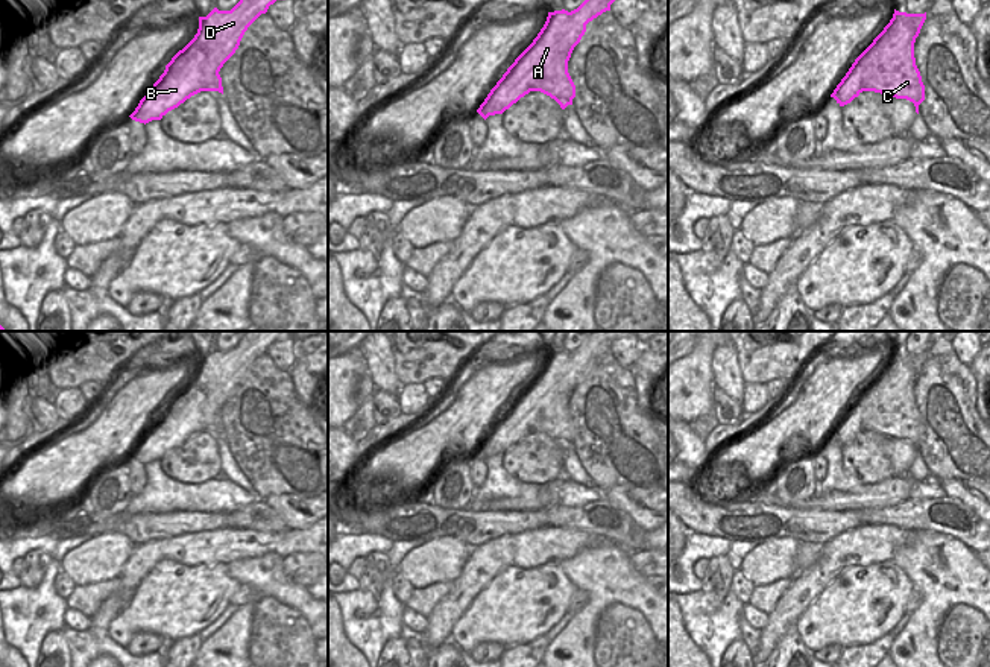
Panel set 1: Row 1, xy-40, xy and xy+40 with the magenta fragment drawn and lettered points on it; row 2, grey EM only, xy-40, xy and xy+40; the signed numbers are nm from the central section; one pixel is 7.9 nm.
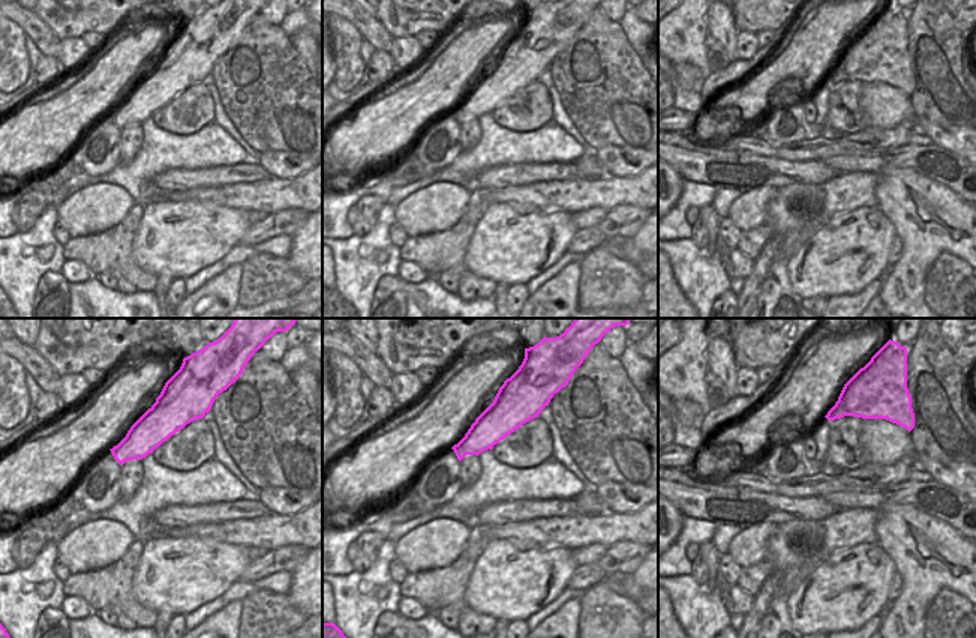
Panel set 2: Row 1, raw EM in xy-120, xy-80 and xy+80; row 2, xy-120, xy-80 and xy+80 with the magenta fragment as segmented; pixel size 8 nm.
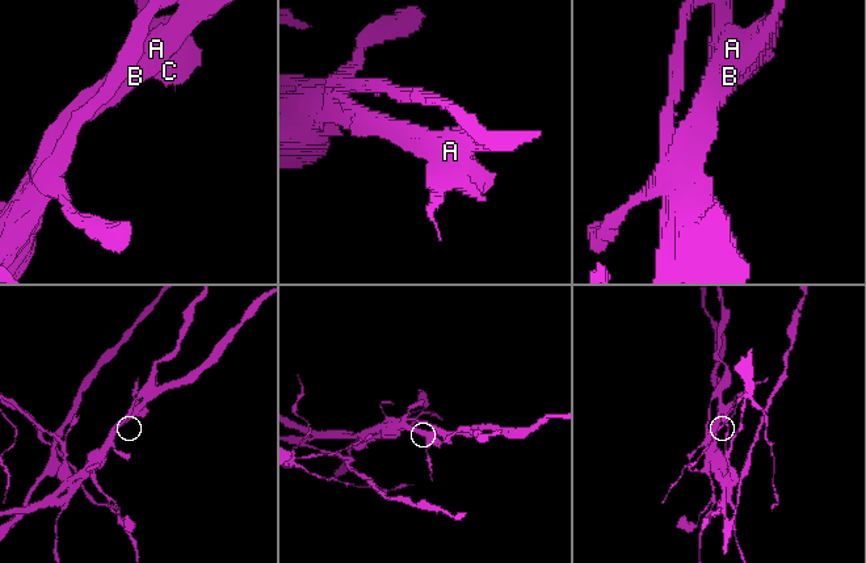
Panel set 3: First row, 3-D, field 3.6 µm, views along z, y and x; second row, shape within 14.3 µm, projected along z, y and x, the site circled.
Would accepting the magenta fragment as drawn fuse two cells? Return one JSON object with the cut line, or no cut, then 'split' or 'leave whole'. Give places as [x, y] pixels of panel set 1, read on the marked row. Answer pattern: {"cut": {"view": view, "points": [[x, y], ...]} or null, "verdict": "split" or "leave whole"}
{"cut": {"view": "xy", "points": [[570, 53], [561, 53], [539, 66], [535, 90]]}, "verdict": "split"}

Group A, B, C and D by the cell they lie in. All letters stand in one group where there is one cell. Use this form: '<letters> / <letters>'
A B D / C

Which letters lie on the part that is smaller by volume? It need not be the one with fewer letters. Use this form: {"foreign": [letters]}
{"foreign": ["C"]}

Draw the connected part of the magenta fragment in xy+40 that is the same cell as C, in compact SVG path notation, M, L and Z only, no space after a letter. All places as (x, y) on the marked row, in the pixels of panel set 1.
M891 18L853 62L861 68L864 91L906 99L917 114L925 100L925 85L916 65L914 43L923 23L917 18Z

